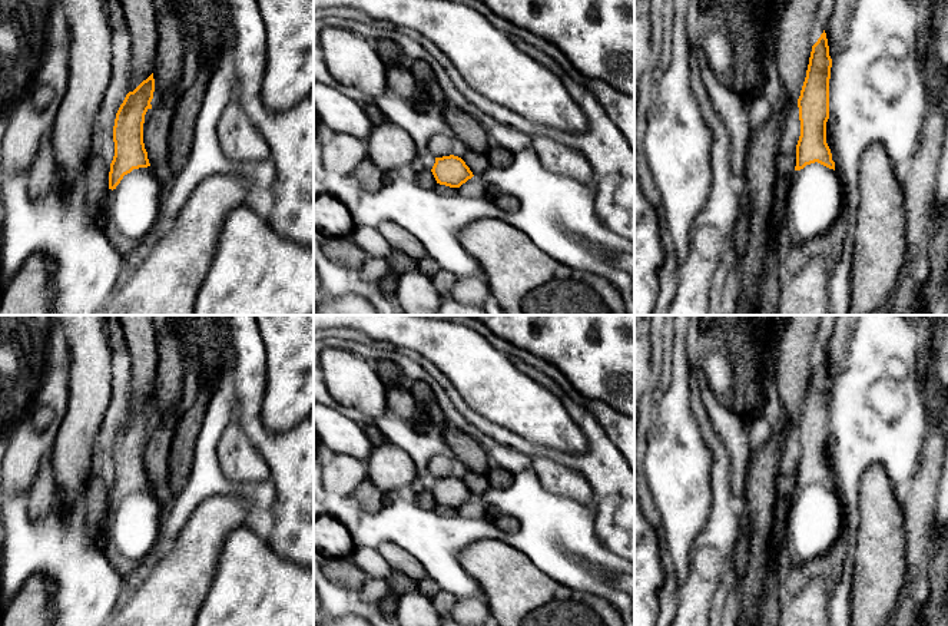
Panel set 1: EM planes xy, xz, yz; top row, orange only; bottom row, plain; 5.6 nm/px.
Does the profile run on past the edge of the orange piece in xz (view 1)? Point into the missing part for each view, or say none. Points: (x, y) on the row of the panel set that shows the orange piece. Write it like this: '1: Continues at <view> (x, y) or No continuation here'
1: No continuation here

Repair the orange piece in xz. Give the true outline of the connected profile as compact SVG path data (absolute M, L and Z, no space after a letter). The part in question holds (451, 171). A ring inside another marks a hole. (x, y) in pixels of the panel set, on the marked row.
M454 155L435 158L431 172L437 183L450 188L460 188L474 176L465 162Z

